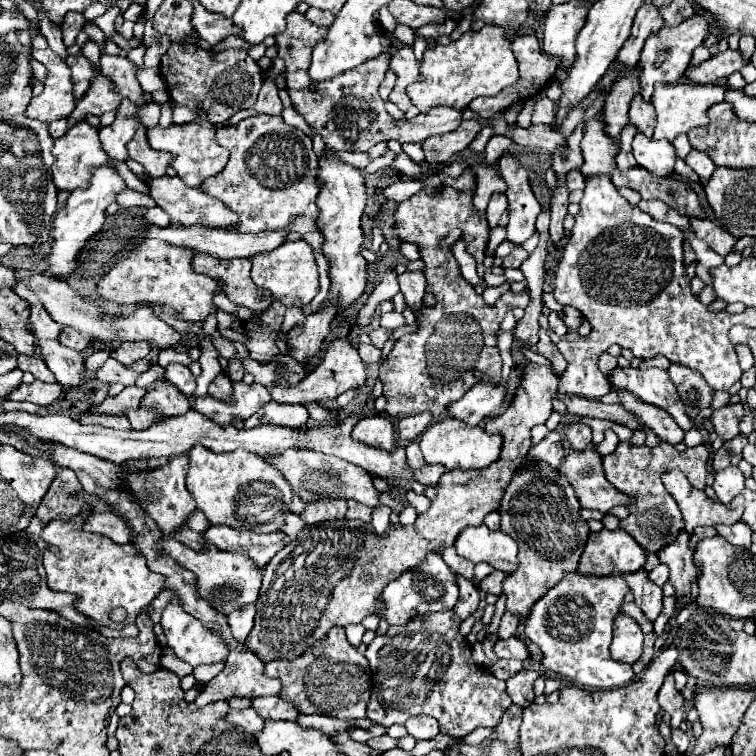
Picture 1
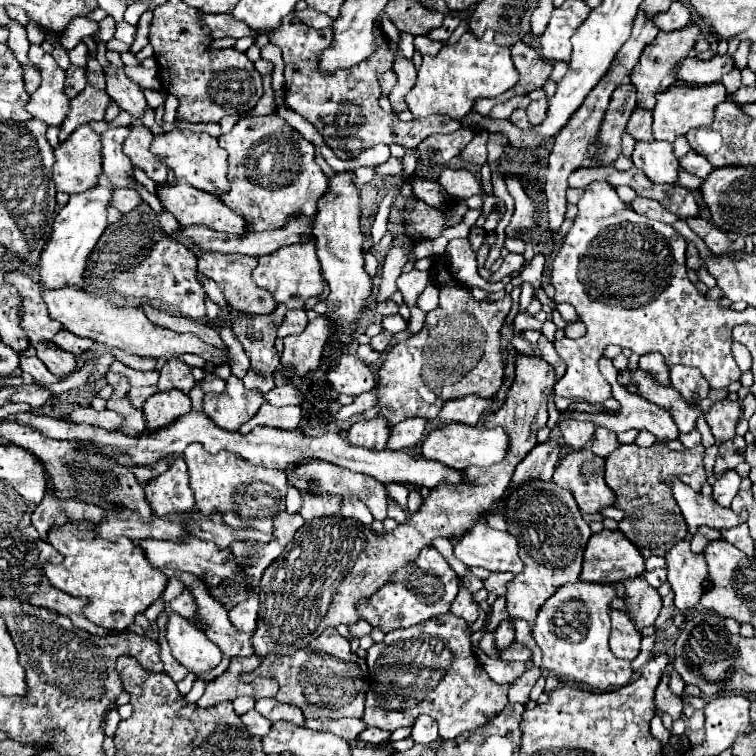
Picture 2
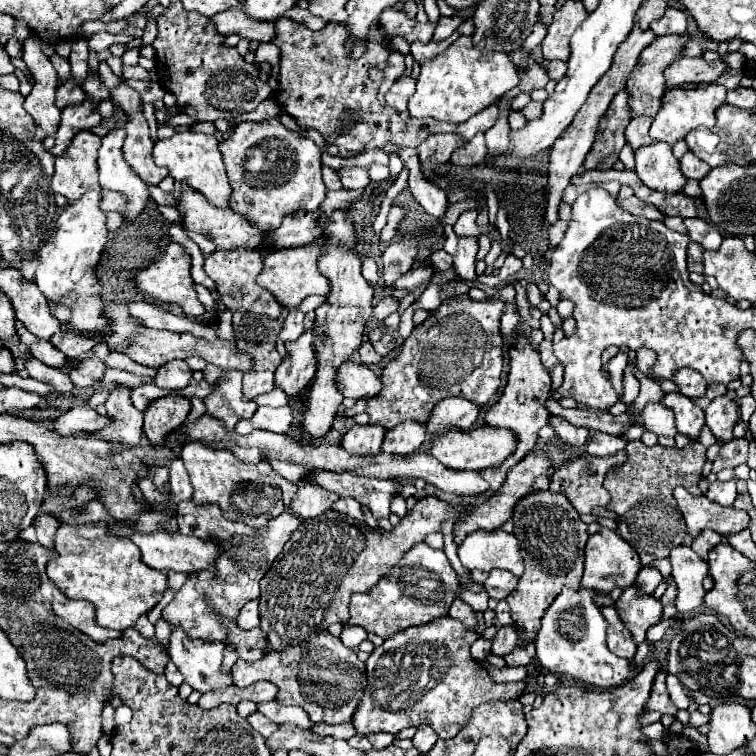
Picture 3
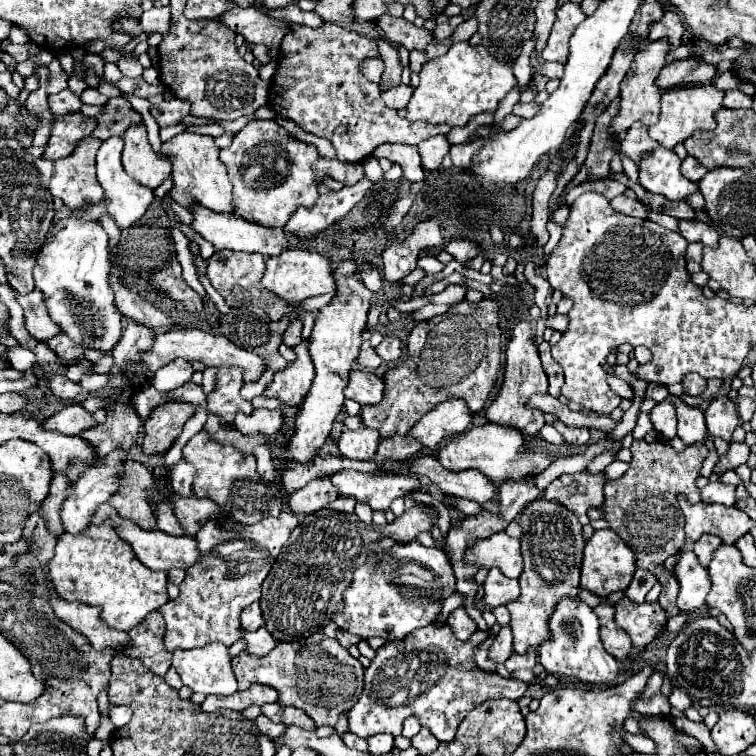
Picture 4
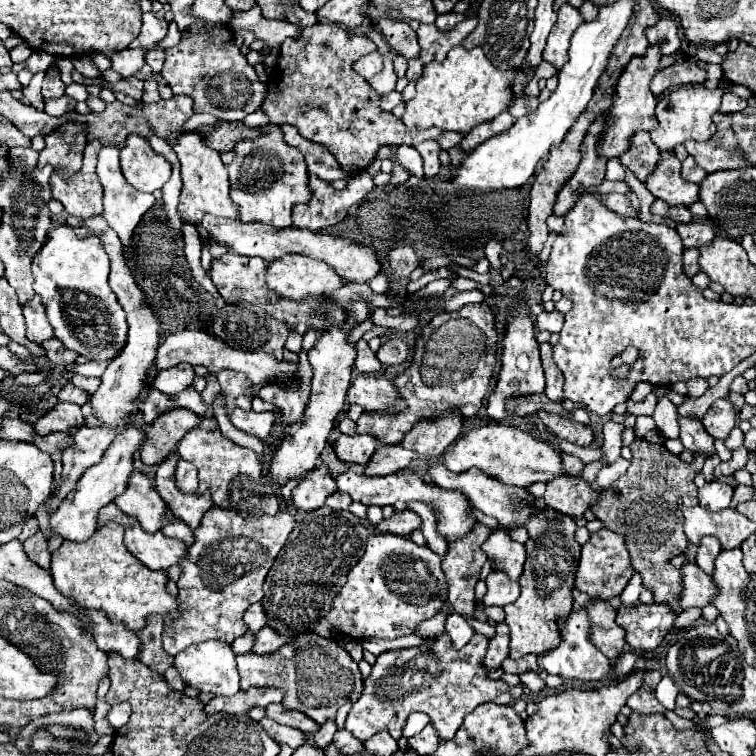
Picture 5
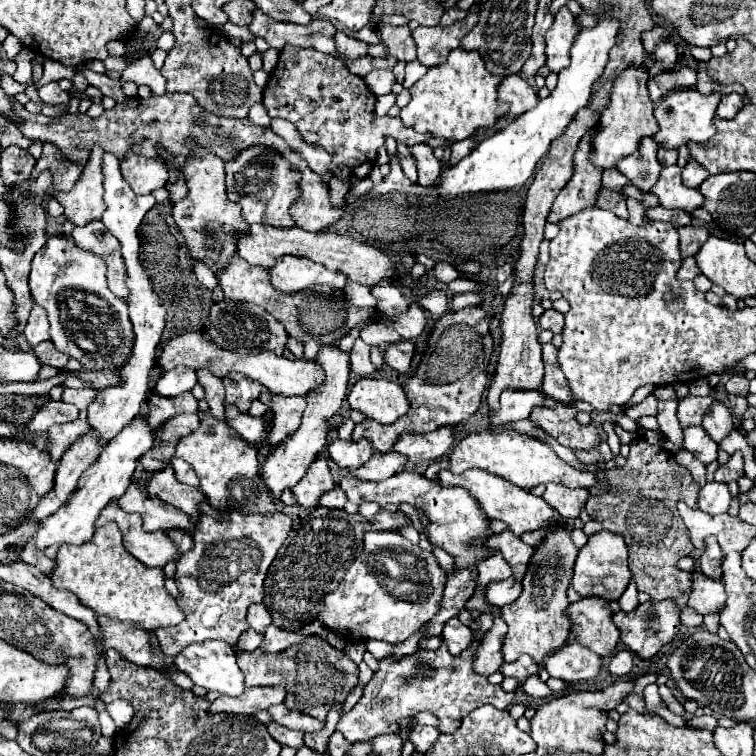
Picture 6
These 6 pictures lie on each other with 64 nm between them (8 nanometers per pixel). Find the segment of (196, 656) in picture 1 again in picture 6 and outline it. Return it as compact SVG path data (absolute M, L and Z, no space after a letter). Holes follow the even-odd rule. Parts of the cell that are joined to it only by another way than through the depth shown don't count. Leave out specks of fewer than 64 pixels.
M208 640L208 642L202 642L202 644L186 646L176 656L174 664L180 672L190 676L196 686L202 686L206 690L214 690L214 692L226 694L226 696L238 696L238 694L244 692L244 676L242 676L238 664L236 664L236 654L232 650L232 646L226 644L226 642Z

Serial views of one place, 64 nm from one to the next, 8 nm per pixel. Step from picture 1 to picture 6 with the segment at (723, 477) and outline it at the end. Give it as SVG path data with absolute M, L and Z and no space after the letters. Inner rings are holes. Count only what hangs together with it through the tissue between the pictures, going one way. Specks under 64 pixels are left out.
M712 482L700 490L698 508L708 514L724 514L724 512L728 512L730 500L732 500L732 494L730 494L728 486Z

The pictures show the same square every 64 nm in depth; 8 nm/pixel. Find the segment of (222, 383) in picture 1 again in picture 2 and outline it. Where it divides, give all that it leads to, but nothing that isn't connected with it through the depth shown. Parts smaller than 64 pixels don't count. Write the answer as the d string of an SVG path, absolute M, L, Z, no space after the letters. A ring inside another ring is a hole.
M208 374L202 380L202 390L212 392L212 394L222 394L222 390L226 390L226 382L216 374Z

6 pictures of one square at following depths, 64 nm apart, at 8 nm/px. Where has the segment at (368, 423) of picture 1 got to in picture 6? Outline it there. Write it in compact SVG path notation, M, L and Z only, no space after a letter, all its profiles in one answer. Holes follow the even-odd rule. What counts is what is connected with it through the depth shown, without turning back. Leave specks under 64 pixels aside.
M336 438L330 446L328 446L328 454L330 458L340 466L340 468L360 468L372 454L374 450L370 448L368 440L340 440Z

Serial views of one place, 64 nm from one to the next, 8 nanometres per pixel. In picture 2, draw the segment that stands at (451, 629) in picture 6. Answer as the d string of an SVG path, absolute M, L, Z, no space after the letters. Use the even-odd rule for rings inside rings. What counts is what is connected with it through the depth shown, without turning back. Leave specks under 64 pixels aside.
M460 580L460 592L458 592L458 596L456 596L450 612L456 614L456 616L460 616L460 618L464 618L466 622L474 622L476 616L478 616L478 602L474 600L472 592L464 586L462 580Z

